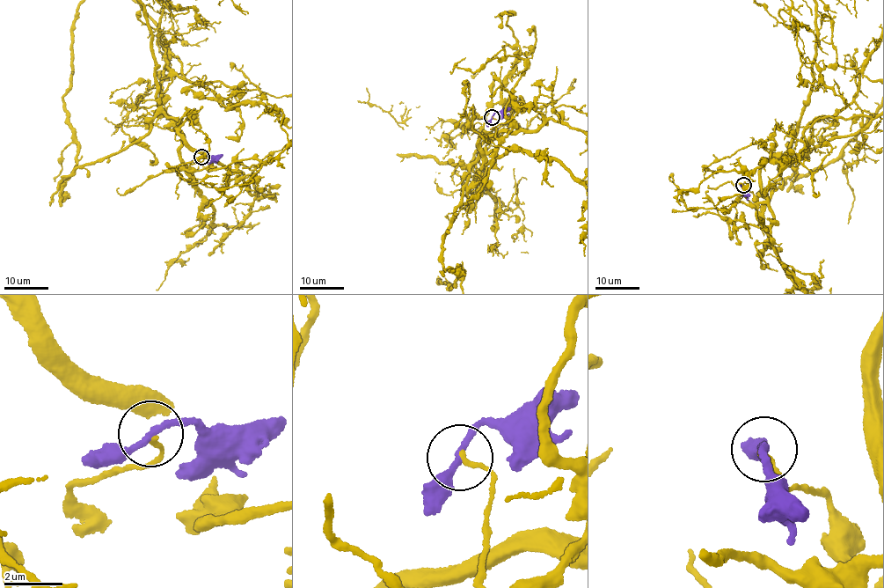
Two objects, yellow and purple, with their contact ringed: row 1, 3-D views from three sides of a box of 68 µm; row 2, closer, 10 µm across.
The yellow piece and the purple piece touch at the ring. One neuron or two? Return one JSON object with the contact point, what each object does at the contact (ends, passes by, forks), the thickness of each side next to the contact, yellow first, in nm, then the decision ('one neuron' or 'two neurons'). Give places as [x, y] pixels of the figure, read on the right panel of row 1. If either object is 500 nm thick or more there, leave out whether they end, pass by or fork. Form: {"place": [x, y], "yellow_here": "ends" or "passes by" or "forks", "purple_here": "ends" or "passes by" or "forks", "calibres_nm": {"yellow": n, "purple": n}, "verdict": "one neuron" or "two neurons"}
{"place": [743, 185], "yellow_here": "ends", "purple_here": "passes by", "calibres_nm": {"yellow": 180, "purple": 220}, "verdict": "two neurons"}

